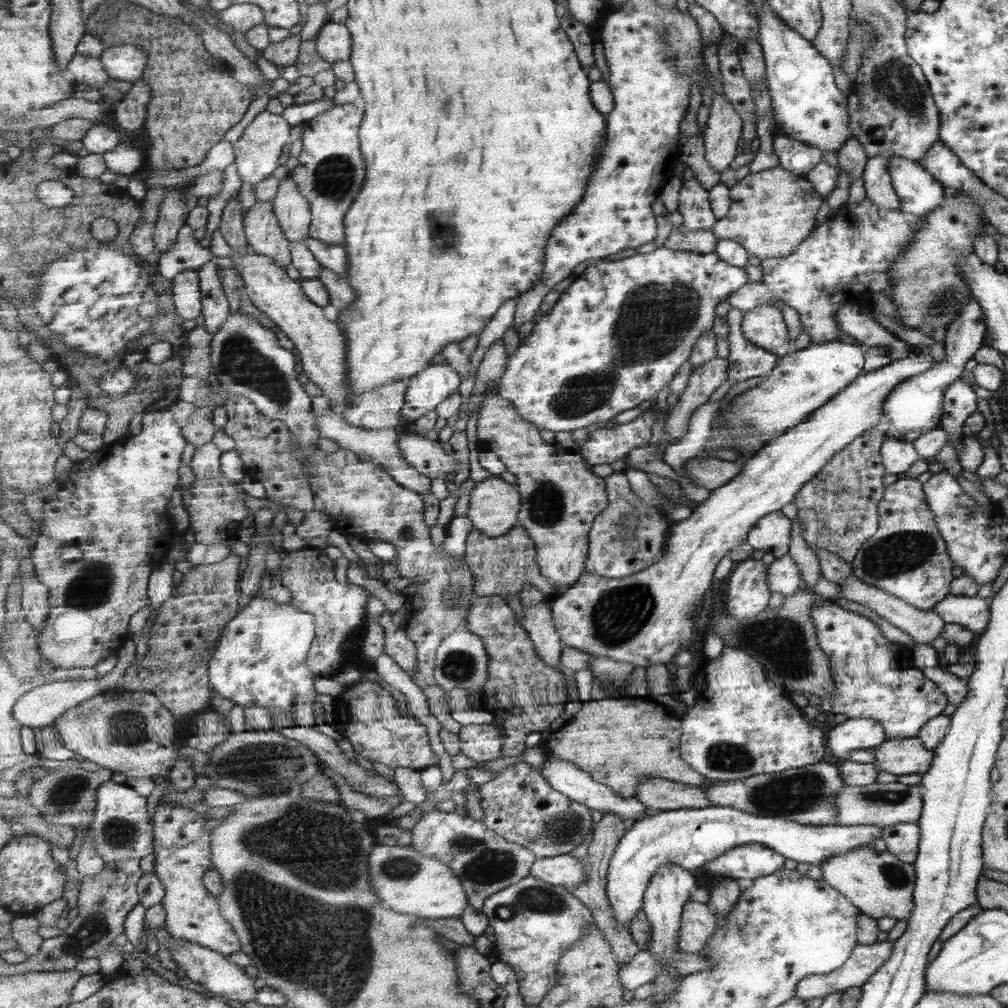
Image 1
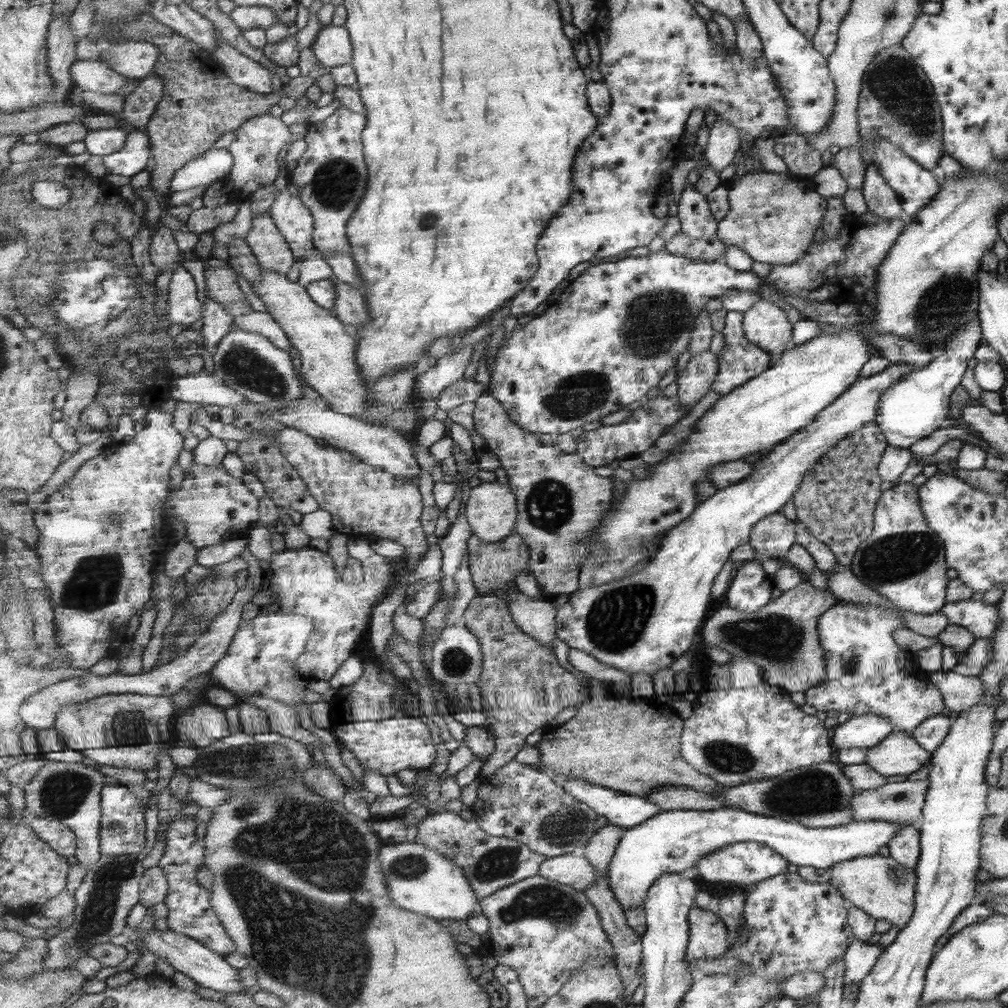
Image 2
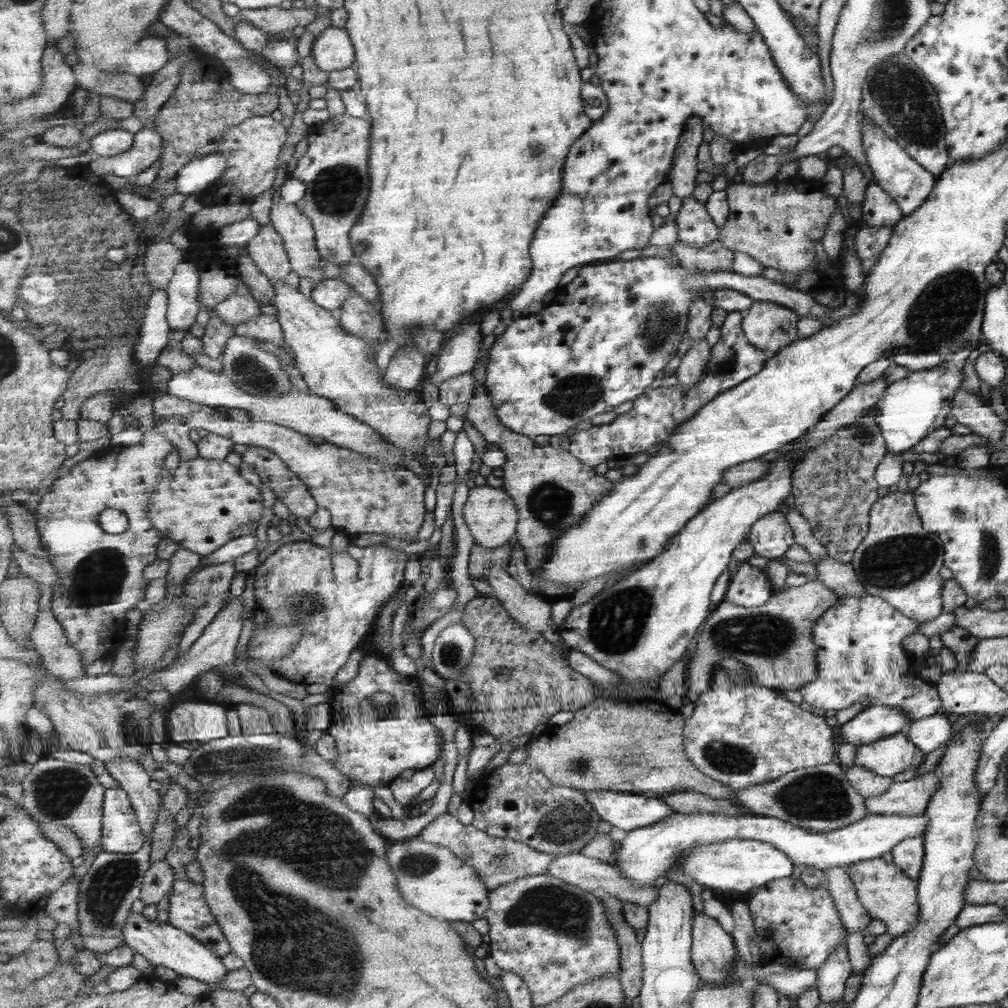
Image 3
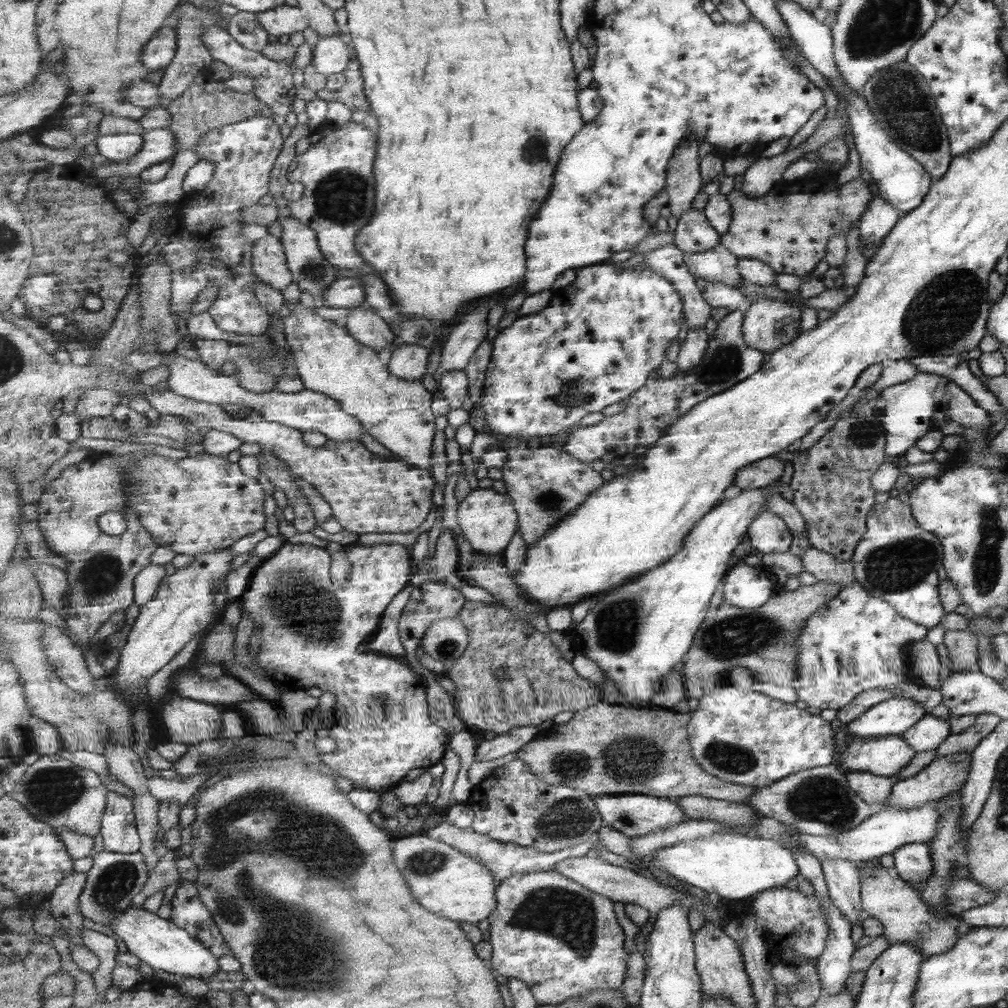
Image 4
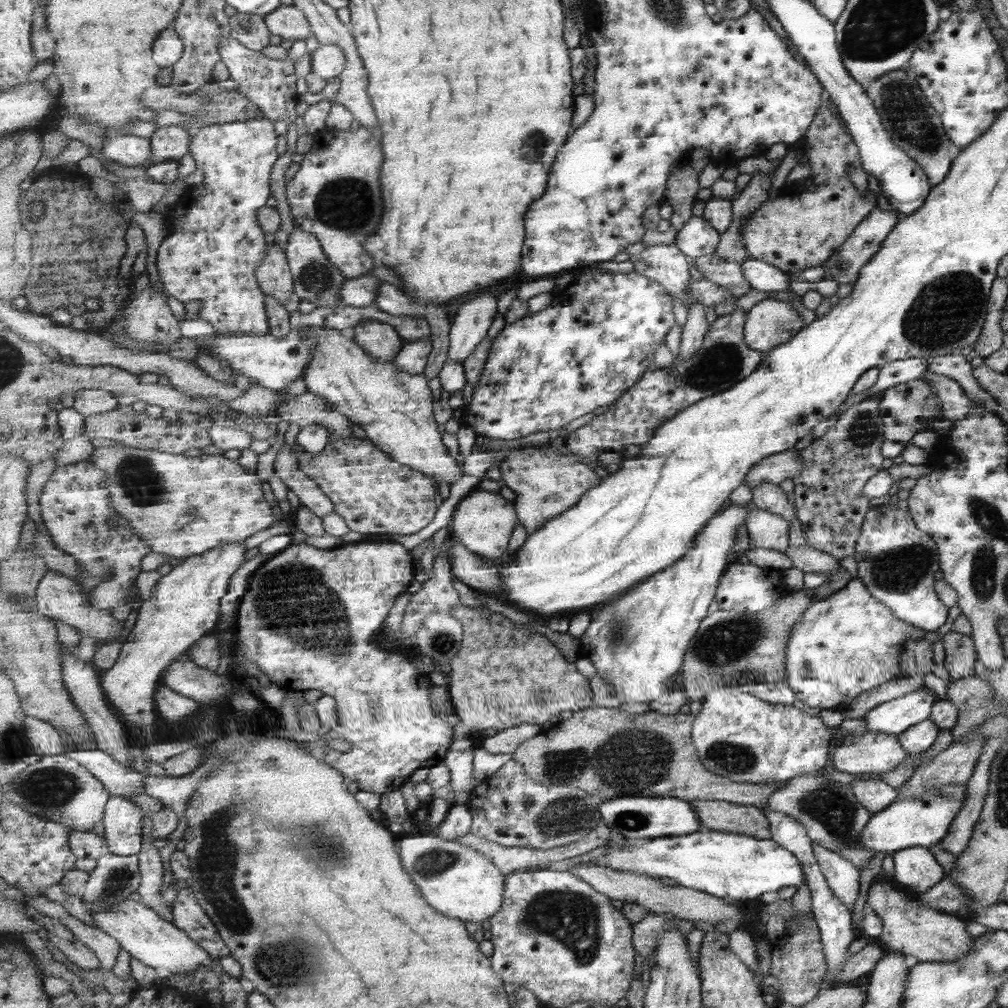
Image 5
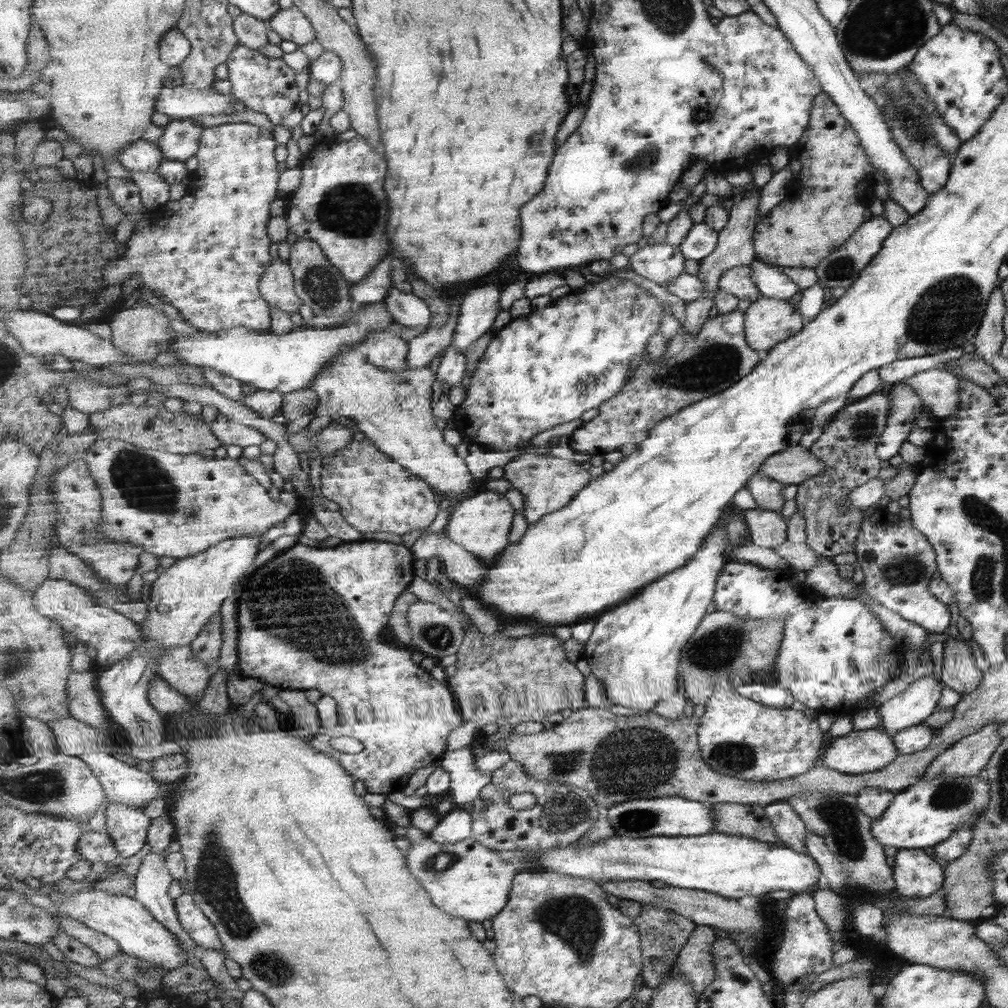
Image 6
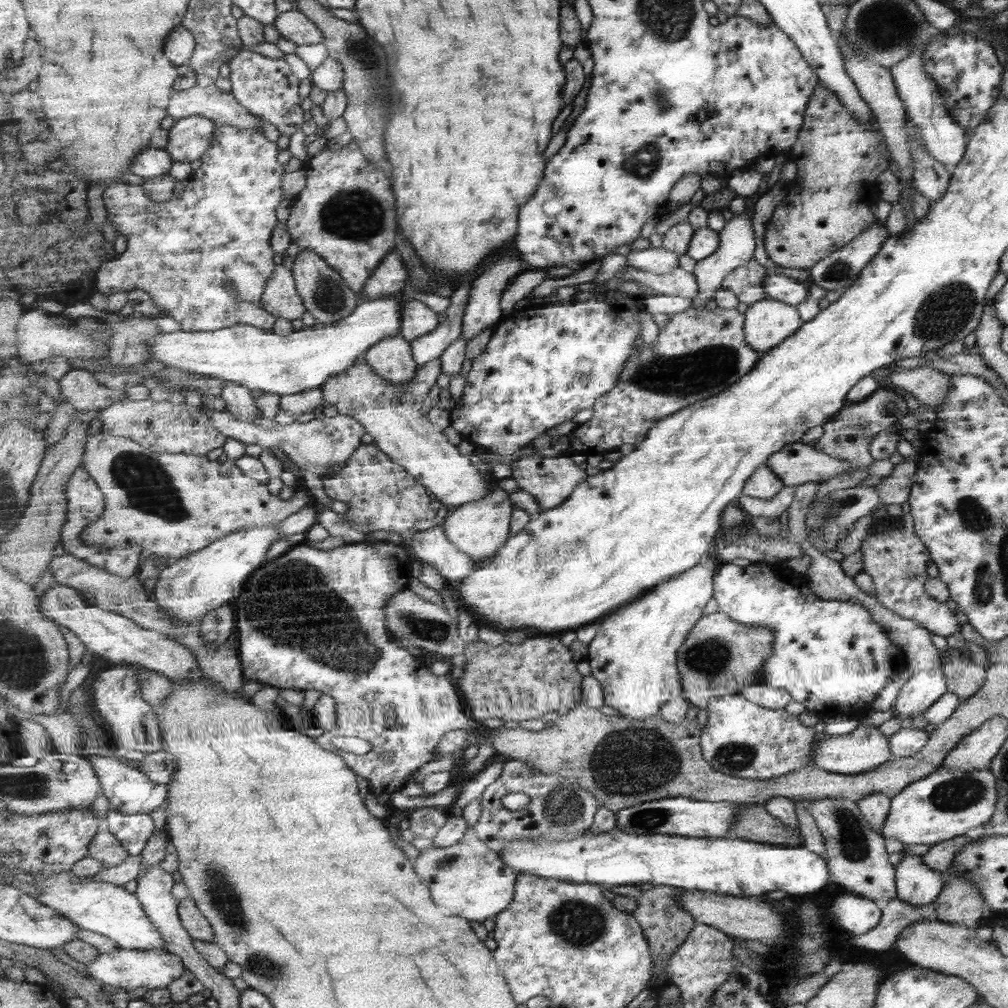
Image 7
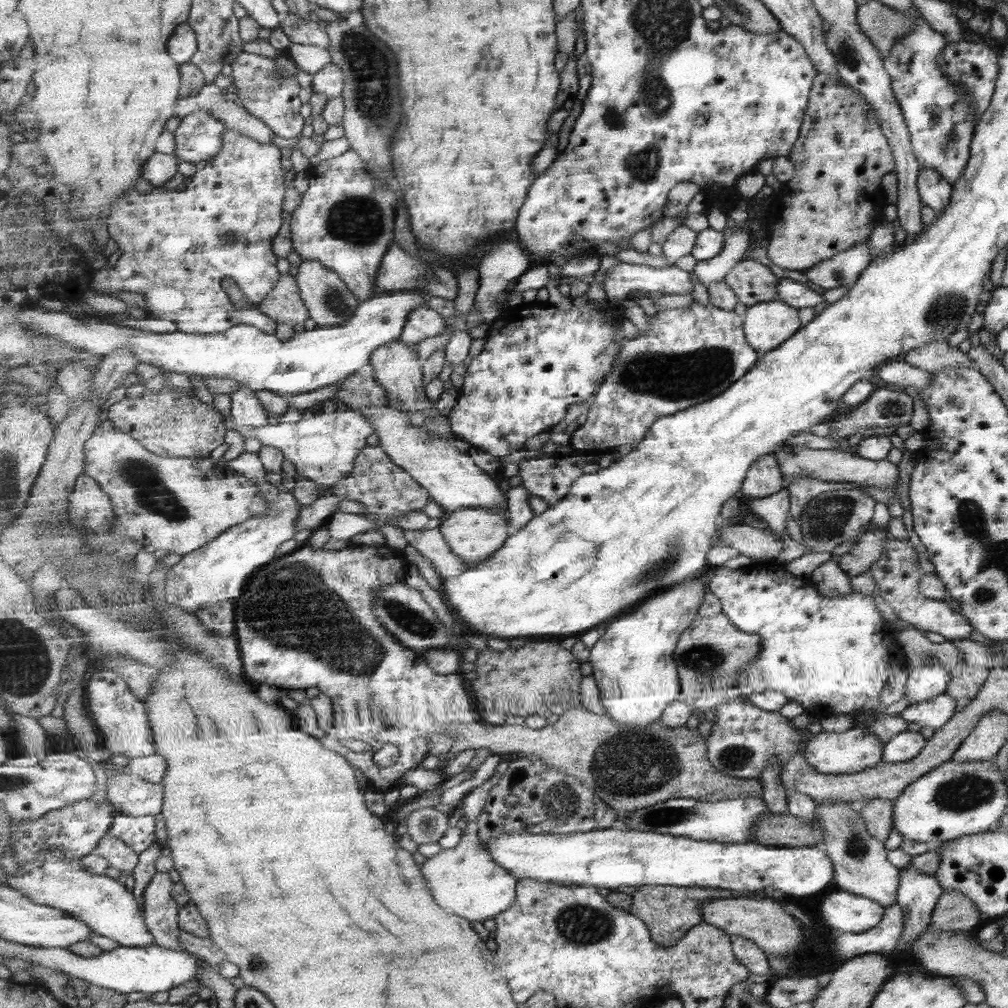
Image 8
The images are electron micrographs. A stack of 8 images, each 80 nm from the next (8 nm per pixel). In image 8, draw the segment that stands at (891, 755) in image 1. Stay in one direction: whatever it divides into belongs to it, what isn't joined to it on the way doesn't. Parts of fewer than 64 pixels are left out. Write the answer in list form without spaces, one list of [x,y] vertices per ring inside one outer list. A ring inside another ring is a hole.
[[[860,723],[851,727],[845,732],[823,732],[811,736],[808,745],[805,746],[805,752],[801,754],[812,766],[821,774],[851,774],[861,772],[862,770],[872,768],[882,760],[884,743],[877,738],[873,731],[864,727]]]

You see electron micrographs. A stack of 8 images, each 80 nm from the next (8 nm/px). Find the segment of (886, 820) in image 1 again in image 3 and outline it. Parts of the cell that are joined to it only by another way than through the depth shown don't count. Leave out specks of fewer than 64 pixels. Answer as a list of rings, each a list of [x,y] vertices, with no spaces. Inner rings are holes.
[[[936,767],[932,771],[923,773],[919,777],[915,775],[907,781],[892,781],[885,792],[880,795],[864,797],[867,814],[924,814],[928,806],[929,798],[940,788],[940,773]]]

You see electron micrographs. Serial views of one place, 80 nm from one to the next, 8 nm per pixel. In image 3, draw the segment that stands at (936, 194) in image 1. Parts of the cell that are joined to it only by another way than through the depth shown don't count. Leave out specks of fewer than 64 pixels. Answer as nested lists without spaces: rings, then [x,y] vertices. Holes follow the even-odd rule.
[[[862,116],[860,119],[861,140],[864,146],[865,160],[869,168],[867,175],[879,183],[879,186],[895,202],[904,215],[911,214],[927,201],[929,193],[935,188],[936,177],[913,159],[894,139],[890,139],[884,131]]]

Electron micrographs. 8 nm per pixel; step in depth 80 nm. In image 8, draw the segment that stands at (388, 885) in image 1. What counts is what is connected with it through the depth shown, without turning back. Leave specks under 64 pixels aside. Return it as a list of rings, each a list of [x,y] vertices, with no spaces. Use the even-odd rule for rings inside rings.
[[[501,776],[487,780],[485,784],[474,788],[458,805],[457,814],[467,820],[461,842],[452,849],[442,849],[440,853],[425,859],[423,874],[433,886],[437,904],[457,916],[473,922],[489,922],[512,908],[516,902],[518,878],[498,863],[491,851],[483,844],[479,834],[479,817],[484,811],[490,790],[500,781]]]

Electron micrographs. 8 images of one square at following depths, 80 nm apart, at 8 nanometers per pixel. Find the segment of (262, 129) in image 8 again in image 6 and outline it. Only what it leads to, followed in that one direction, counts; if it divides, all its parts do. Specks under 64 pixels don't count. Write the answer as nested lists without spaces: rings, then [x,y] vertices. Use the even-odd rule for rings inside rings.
[[[181,85],[165,87],[156,96],[156,110],[173,119],[191,118],[199,114],[235,113],[232,110],[233,95],[221,94],[214,85],[203,90],[189,90]]]

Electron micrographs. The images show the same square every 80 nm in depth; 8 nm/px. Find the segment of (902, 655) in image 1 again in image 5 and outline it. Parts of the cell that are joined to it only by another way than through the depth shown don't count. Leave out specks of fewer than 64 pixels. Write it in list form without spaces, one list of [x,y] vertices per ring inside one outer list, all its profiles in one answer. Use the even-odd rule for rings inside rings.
[[[851,578],[835,594],[809,605],[796,621],[785,651],[784,682],[793,692],[794,698],[805,707],[820,710],[832,708],[840,712],[849,710],[849,706],[853,706],[861,694],[869,694],[873,687],[893,682],[893,678],[899,676],[899,654],[903,652],[905,642],[923,639],[925,633],[897,618],[888,606],[868,593],[859,578]]]

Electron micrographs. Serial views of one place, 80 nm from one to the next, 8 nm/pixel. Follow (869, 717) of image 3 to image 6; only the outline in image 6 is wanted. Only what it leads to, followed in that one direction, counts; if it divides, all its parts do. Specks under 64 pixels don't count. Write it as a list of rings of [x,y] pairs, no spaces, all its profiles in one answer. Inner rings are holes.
[[[924,674],[899,694],[877,705],[883,731],[892,737],[896,732],[922,723],[933,714],[936,702],[940,700],[940,680],[931,674]]]

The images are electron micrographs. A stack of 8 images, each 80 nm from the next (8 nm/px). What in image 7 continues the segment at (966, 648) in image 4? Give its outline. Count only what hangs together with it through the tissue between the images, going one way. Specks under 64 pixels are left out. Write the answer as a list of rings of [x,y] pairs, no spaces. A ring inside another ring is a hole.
[[[947,647],[941,670],[948,686],[947,692],[955,694],[961,701],[976,694],[984,685],[986,670],[980,665],[973,665],[969,653],[963,649]]]

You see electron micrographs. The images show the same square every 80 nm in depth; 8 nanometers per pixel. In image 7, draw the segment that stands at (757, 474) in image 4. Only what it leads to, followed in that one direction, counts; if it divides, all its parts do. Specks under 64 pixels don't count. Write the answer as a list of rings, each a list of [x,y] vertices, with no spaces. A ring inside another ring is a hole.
[[[802,442],[786,445],[767,462],[773,473],[781,479],[782,487],[795,487],[804,483],[825,482],[829,478],[849,472],[849,463],[819,453],[811,444]]]

